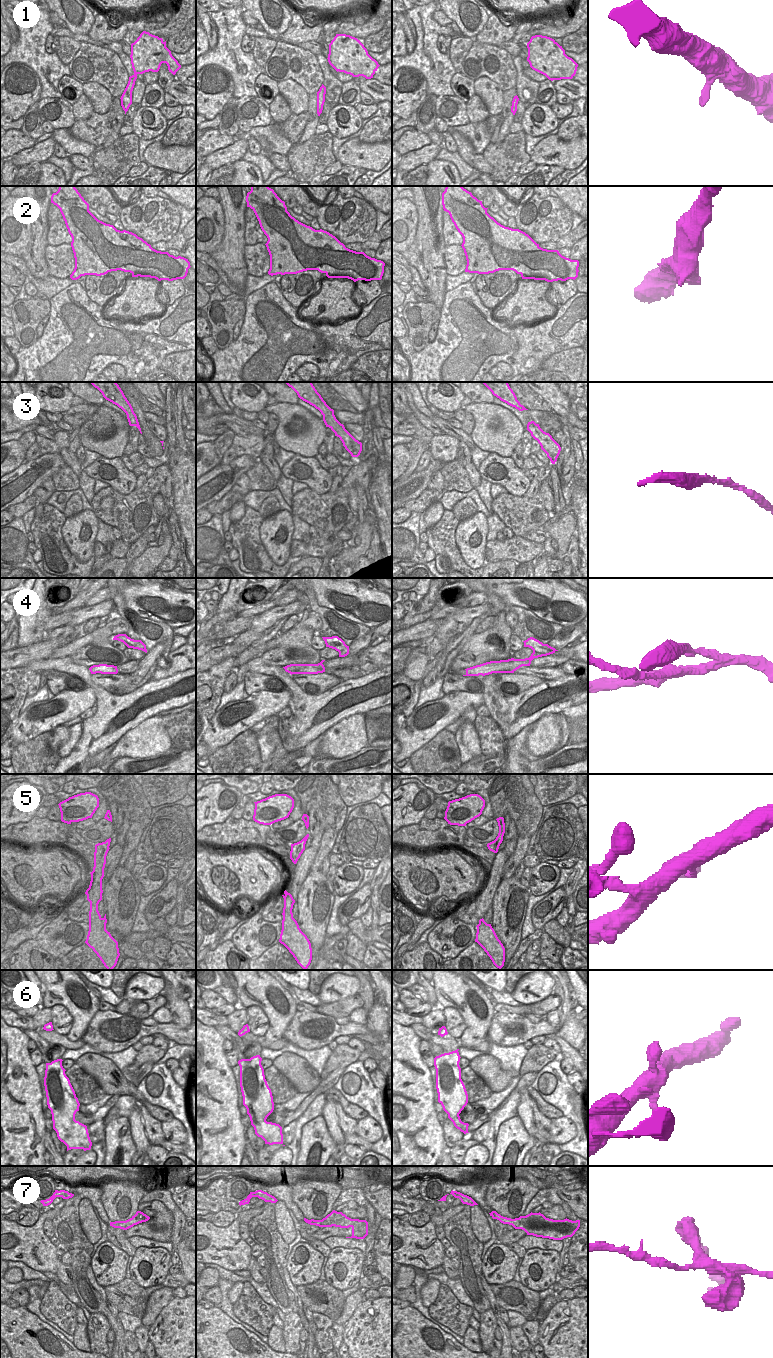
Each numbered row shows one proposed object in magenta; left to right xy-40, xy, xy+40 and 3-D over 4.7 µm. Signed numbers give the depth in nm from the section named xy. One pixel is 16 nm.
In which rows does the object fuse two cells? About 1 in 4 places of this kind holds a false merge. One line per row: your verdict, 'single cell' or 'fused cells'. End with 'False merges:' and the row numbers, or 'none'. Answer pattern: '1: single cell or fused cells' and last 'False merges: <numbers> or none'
1: single cell
2: single cell
3: single cell
4: fused cells
5: single cell
6: single cell
7: fused cells
False merges: 4, 7

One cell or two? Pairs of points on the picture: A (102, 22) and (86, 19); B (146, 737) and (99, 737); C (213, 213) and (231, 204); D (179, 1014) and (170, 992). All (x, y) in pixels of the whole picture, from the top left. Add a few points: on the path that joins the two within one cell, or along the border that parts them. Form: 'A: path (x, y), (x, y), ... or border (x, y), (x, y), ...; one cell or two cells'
A: border (95, 17), (91, 29), (87, 33); two cells
B: border (140, 723), (129, 729), (116, 742); two cells
C: border (218, 200), (223, 213), (224, 231); two cells
D: path (179, 1009), (171, 997); one cell

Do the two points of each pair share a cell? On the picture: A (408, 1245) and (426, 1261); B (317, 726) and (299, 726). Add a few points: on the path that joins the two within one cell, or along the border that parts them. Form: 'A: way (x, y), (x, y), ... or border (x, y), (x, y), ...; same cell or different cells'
A: way (412, 1247), (422, 1257); same cell
B: way (313, 726), (307, 731), (303, 730); same cell

